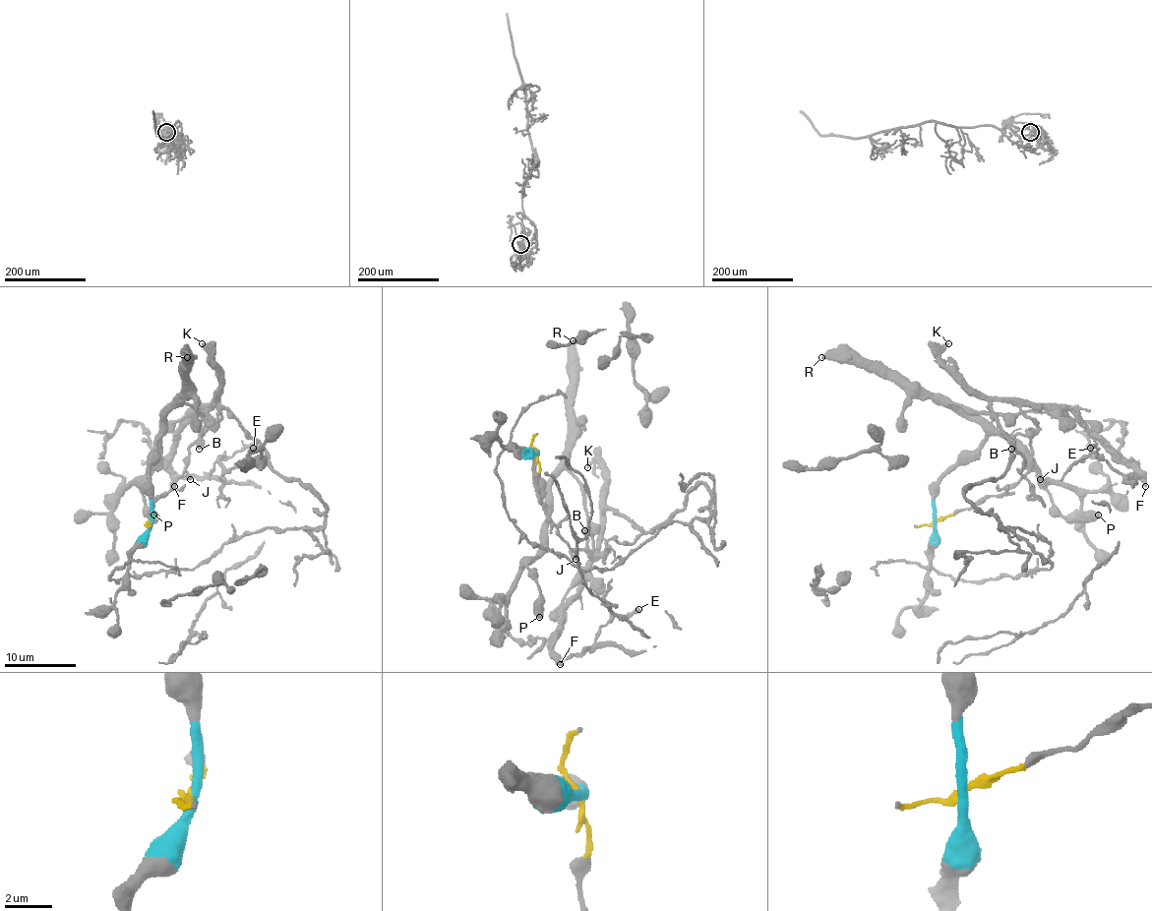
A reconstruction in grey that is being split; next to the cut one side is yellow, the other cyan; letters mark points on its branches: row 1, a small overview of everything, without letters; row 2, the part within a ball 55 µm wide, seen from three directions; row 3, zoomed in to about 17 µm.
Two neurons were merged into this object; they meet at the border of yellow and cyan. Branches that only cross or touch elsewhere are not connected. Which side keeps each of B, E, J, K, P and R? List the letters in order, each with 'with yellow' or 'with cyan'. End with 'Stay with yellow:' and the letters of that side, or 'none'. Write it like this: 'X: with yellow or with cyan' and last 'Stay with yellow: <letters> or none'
B: with yellow
E: with yellow
J: with yellow
K: with yellow
P: with cyan
R: with cyan
Stay with yellow: B, E, J, K

